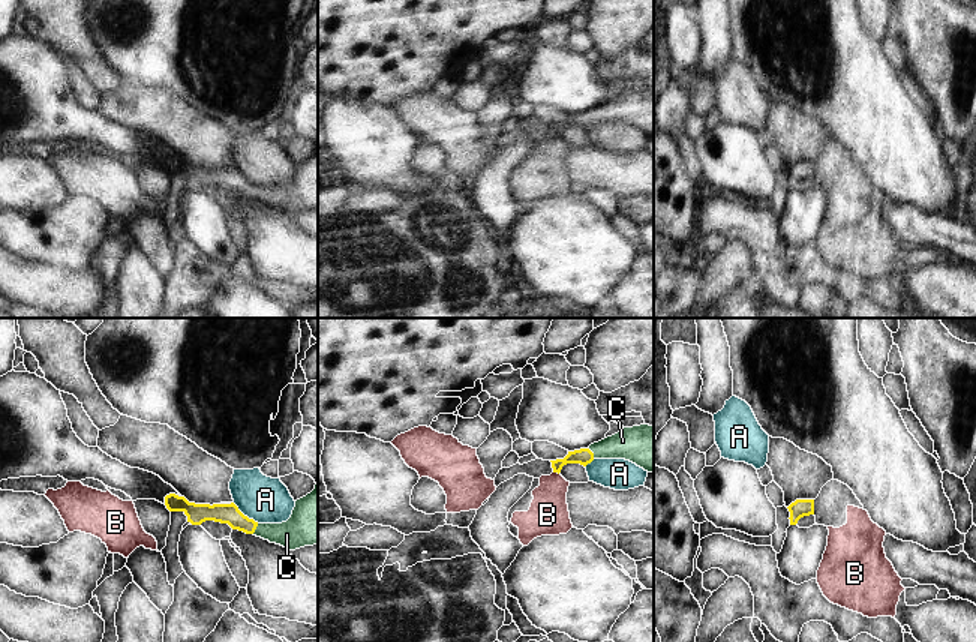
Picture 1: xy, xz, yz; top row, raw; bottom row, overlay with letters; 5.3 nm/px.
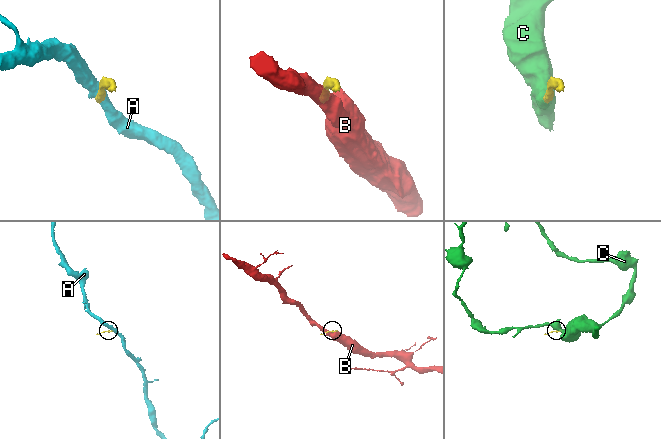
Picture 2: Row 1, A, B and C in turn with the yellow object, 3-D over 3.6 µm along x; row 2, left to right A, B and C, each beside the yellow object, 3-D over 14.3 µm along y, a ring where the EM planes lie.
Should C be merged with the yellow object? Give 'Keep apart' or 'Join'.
Join.

